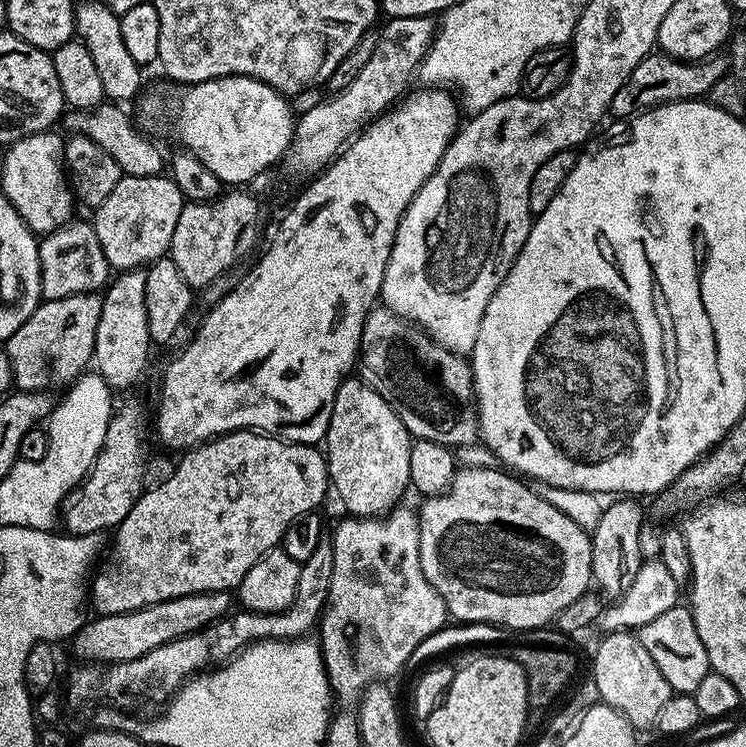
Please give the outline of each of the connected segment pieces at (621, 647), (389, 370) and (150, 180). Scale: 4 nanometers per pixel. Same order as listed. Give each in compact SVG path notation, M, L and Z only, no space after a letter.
M631 631L610 632L596 648L596 657L592 660L590 677L598 684L601 701L627 718L633 729L651 729L656 723L662 706L674 694L672 687L662 678L662 670L654 666L654 658L642 646L639 635Z
M387 306L373 307L369 312L358 355L359 379L371 384L372 389L387 399L388 405L405 422L412 420L468 420L467 439L472 442L481 439L481 420L476 398L476 383L472 380L472 365L467 355L452 352L429 336L420 325L400 316Z
M121 175L118 186L110 190L110 198L95 209L94 227L98 234L98 242L102 242L102 250L106 254L109 265L116 270L136 270L141 266L151 265L171 249L174 238L174 226L178 226L178 214L182 214L186 201L178 190L178 186L167 175L137 176Z

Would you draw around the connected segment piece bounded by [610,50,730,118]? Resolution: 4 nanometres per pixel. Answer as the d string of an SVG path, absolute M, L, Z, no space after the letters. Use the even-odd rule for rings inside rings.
M663 50L649 52L638 66L626 78L622 90L614 94L611 115L616 118L627 118L643 112L646 108L654 108L657 104L672 104L675 100L694 100L709 95L714 82L729 75L730 60L727 55L713 54L705 56L702 60L678 60Z

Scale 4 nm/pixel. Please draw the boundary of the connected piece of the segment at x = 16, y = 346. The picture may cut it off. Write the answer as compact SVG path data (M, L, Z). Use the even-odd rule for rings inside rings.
M79 292L77 296L40 303L34 314L30 314L6 341L15 387L21 392L52 394L55 388L64 390L75 384L96 355L96 335L103 305L103 299L95 292Z

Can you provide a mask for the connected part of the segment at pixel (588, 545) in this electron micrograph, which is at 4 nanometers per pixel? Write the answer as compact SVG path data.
M461 467L448 491L419 505L422 574L444 599L453 621L494 624L508 630L551 625L560 612L589 591L592 541L589 533L574 526L566 514L554 510L550 502L527 488L523 479L500 471L504 470Z

